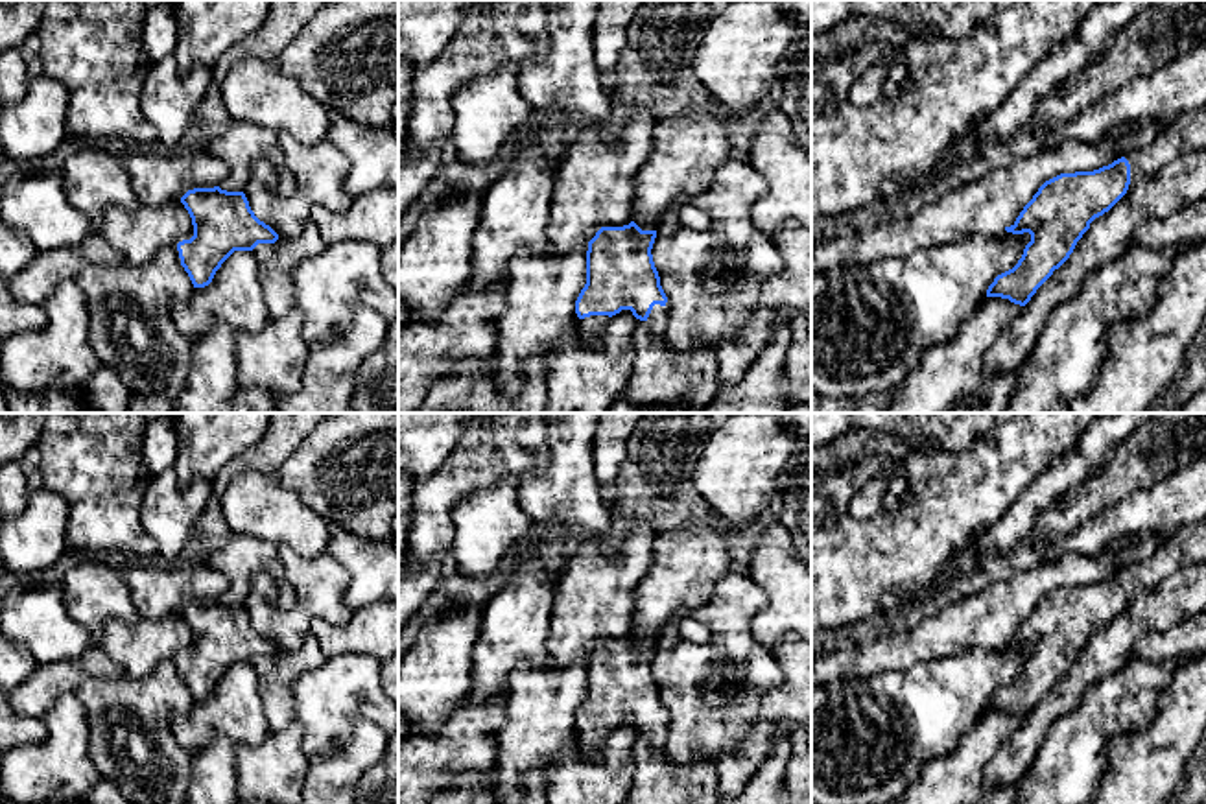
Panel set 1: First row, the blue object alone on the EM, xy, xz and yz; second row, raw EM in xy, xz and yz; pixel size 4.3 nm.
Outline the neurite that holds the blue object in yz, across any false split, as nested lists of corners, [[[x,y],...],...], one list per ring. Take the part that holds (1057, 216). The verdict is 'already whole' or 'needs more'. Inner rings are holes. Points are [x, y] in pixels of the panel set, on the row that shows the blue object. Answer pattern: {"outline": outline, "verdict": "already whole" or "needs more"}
{"outline": [[[1206,105],[1180,114],[1153,144],[1094,171],[1060,173],[1046,181],[1011,227],[1031,234],[1018,264],[998,275],[987,297],[1025,306],[1073,253],[1090,223],[1108,212],[1136,179],[1153,177],[1173,160],[1206,151]]], "verdict": "needs more"}

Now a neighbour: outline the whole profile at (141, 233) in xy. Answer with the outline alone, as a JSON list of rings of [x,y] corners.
[[[181,201],[162,207],[107,210],[100,218],[101,236],[131,266],[148,264],[160,249],[175,247],[194,236],[194,225]]]

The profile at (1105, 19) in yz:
[[[1095,0],[1075,31],[1057,46],[990,114],[957,135],[933,166],[933,173],[948,171],[957,160],[957,146],[968,136],[990,136],[1012,142],[1033,124],[1038,103],[1055,94],[1070,77],[1088,68],[1108,42],[1156,0]]]

